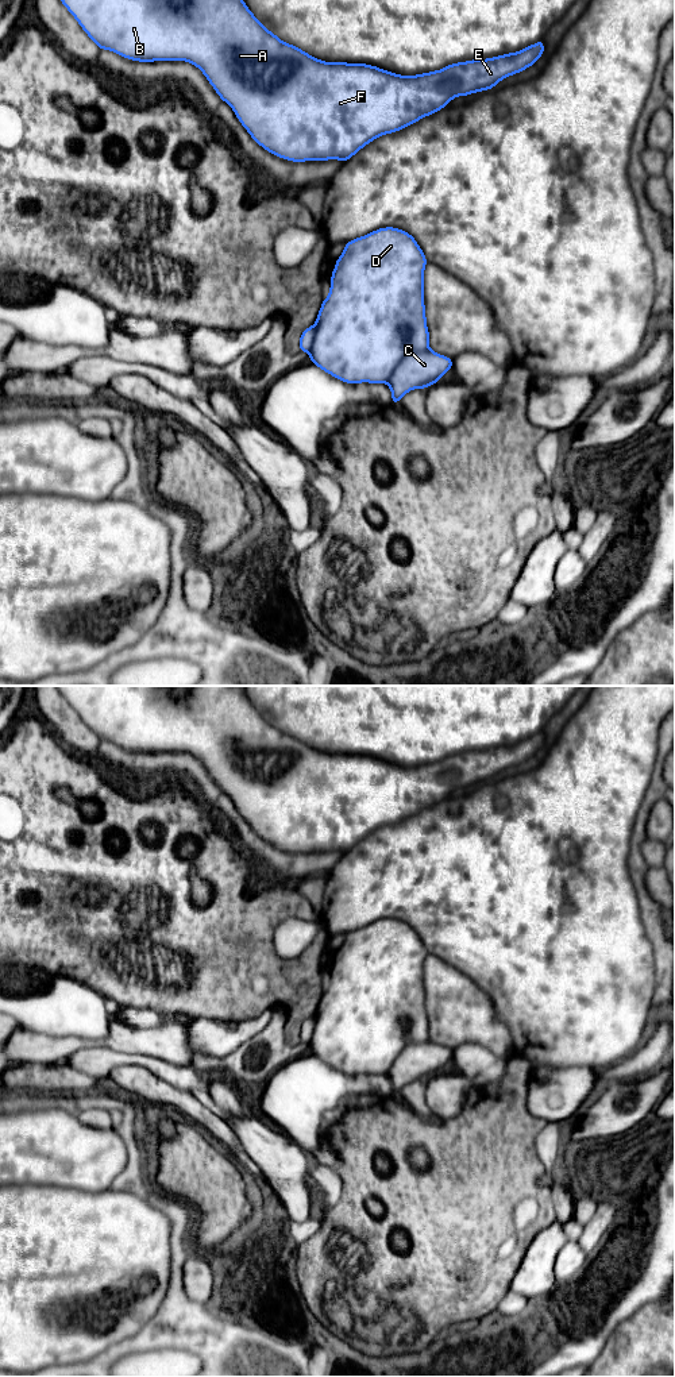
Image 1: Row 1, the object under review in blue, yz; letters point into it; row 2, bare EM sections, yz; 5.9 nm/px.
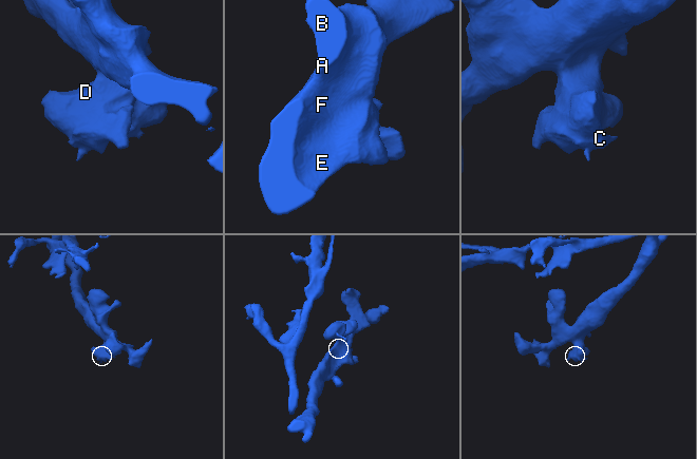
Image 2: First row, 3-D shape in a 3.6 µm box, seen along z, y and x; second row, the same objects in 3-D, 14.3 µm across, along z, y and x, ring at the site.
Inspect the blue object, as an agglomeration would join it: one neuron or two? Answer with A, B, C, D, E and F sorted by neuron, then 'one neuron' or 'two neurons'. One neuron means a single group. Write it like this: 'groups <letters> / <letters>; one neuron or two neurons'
groups A B D E F / C; two neurons

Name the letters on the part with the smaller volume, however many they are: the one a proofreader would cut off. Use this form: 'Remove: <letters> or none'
Remove: C

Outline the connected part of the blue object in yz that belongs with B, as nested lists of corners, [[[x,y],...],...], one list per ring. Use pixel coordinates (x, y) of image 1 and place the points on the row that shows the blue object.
[[[61,0],[100,50],[136,62],[185,61],[198,68],[220,100],[235,112],[250,136],[270,154],[290,162],[347,162],[374,139],[394,134],[446,108],[459,96],[495,88],[506,77],[533,66],[544,55],[544,39],[517,53],[471,59],[416,76],[401,76],[369,63],[325,62],[281,40],[250,11],[244,0]]]

